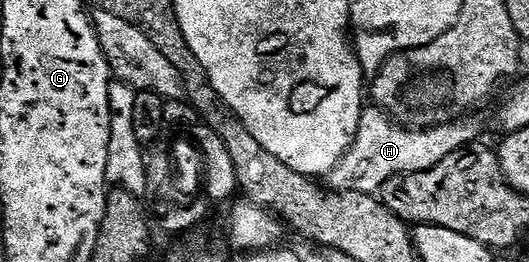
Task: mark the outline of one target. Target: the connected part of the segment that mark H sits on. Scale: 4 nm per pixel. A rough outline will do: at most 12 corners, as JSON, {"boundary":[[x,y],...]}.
{"boundary":[[361,111],[330,174],[338,192],[379,193],[477,139],[472,118],[413,130]]}

